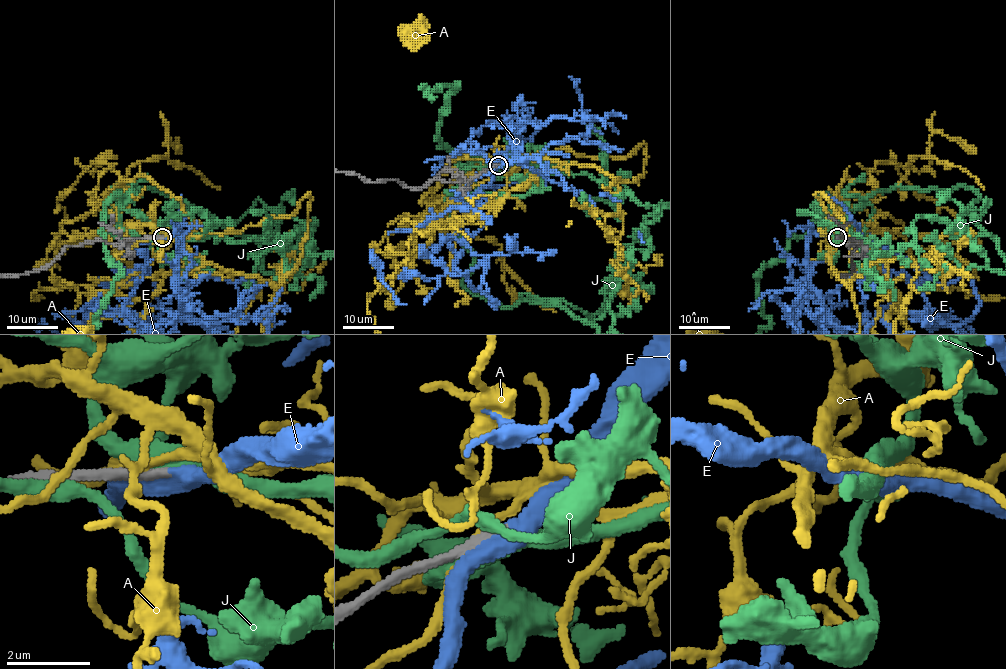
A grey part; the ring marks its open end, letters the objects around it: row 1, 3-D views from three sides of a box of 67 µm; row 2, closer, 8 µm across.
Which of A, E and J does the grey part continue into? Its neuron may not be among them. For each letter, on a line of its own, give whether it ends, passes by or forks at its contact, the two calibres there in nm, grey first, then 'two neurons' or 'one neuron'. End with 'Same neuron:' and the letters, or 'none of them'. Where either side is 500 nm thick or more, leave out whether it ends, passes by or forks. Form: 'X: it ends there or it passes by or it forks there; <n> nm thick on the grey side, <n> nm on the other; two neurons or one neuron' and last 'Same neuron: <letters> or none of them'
A: it passes by; 320 nm thick on the grey side, 200 nm on the other; two neurons
E: it passes by; 320 nm thick on the grey side, 420 nm on the other; one neuron
J: it passes by; 280 nm thick on the grey side, 480 nm on the other; two neurons
Same neuron: E

